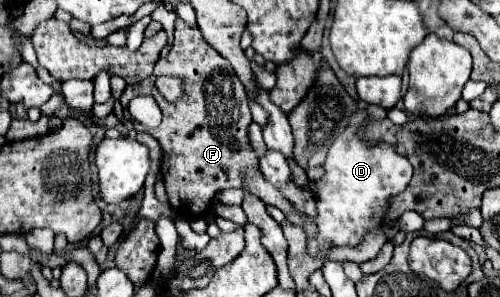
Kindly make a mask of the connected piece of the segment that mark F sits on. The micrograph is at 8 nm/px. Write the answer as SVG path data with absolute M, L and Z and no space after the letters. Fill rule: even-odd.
M177 18L175 22L175 42L173 42L173 48L171 52L165 56L165 58L159 58L157 64L155 64L155 70L149 78L145 78L143 82L137 82L137 84L127 84L125 92L121 94L119 102L123 106L123 118L125 120L131 120L133 122L133 128L137 132L141 132L141 122L129 118L129 112L127 112L127 106L129 106L129 100L135 98L135 96L141 96L141 94L149 94L157 100L161 112L163 112L163 122L155 128L155 130L149 130L149 134L153 138L159 140L161 148L163 148L163 164L161 164L161 174L163 174L163 182L165 182L165 190L167 190L167 196L169 196L169 204L175 212L177 218L201 218L201 216L207 216L213 208L213 198L225 190L225 188L241 188L241 190L247 190L251 194L255 194L257 198L261 198L265 204L271 204L271 206L277 206L289 220L291 224L299 224L301 228L305 228L307 234L311 234L313 228L313 220L301 212L297 212L291 202L287 202L279 190L275 186L271 186L271 182L267 182L259 170L259 162L257 162L257 154L249 142L249 124L251 124L251 112L249 112L249 100L247 100L247 92L245 92L245 86L241 84L241 80L237 78L235 70L231 70L229 62L219 56L217 50L211 50L211 46L203 40L201 32L195 30L195 28L189 28L181 18ZM157 76L181 76L185 80L185 96L179 104L169 104L153 86L155 78Z

